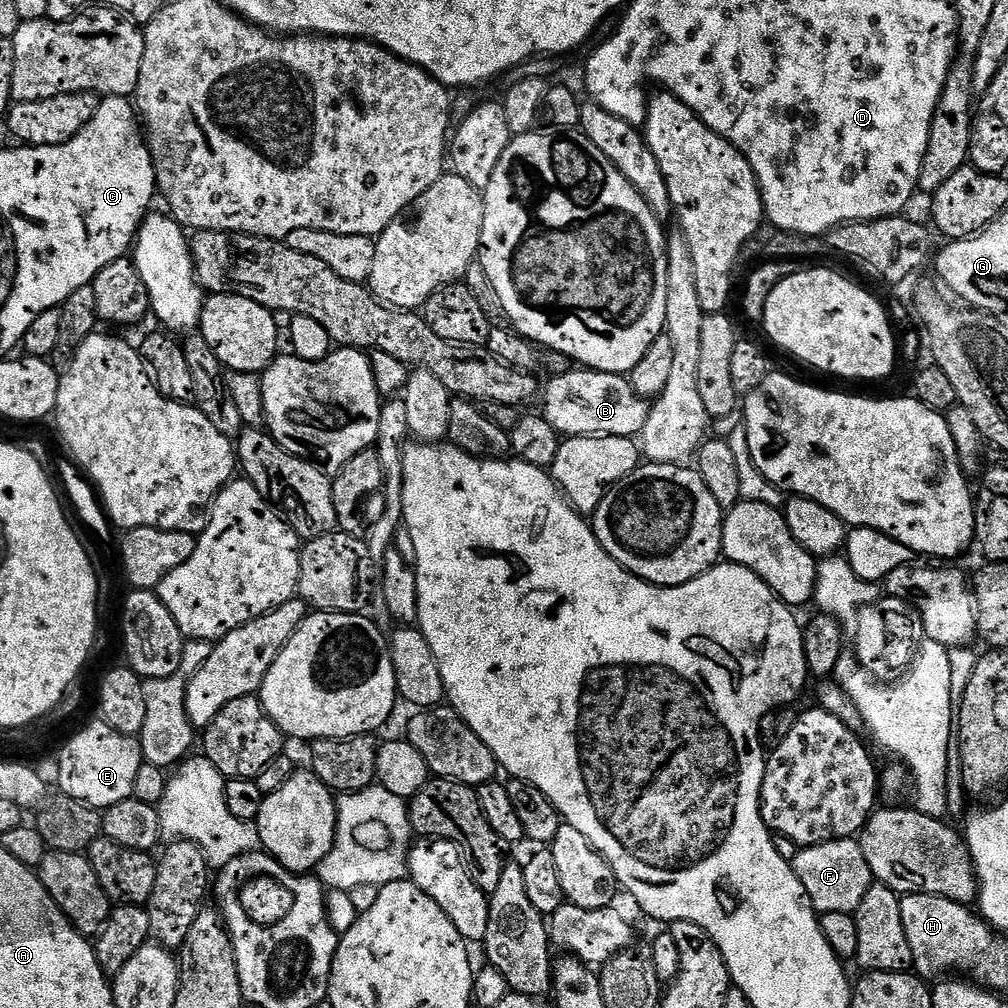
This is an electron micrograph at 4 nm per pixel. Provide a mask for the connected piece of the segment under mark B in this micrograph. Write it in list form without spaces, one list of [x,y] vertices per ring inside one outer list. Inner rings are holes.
[[[576,370],[580,372],[564,372],[556,376],[548,385],[543,385],[544,419],[554,426],[554,430],[561,437],[571,438],[574,436],[626,436],[635,437],[642,430],[642,426],[648,417],[649,401],[638,395],[633,390],[631,383],[623,375],[614,372],[593,372],[591,370]]]

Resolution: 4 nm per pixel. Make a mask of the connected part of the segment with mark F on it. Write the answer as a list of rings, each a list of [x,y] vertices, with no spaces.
[[[845,838],[843,840],[827,840],[825,844],[810,844],[799,849],[795,857],[791,857],[792,869],[796,872],[798,882],[802,882],[804,892],[810,898],[812,909],[818,914],[855,914],[862,898],[866,898],[866,890],[874,882],[870,866],[866,862],[866,854],[862,854],[860,841],[856,838]]]

